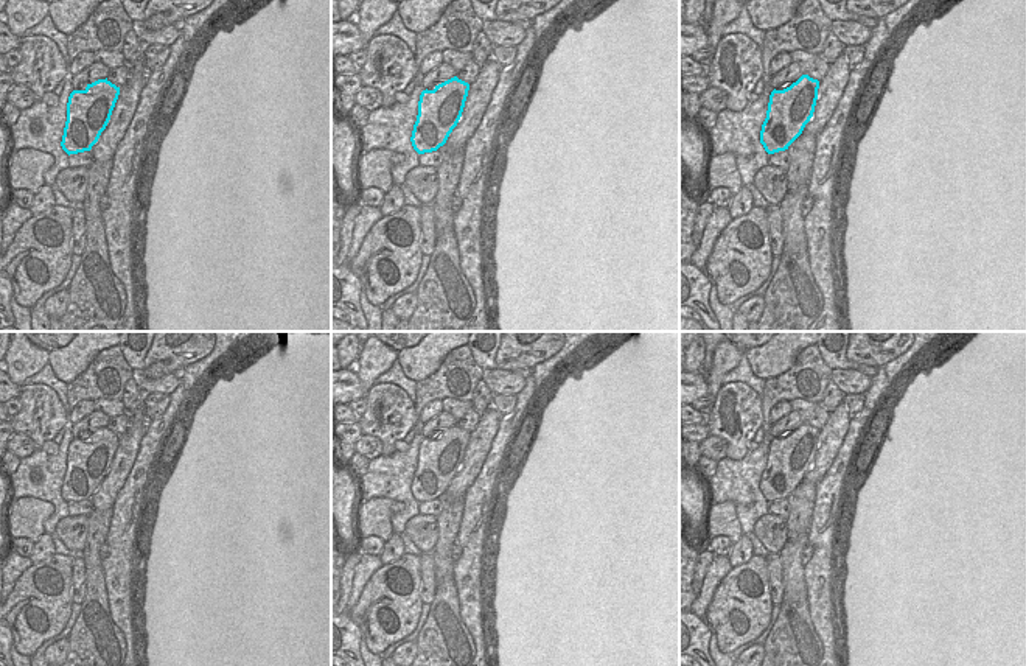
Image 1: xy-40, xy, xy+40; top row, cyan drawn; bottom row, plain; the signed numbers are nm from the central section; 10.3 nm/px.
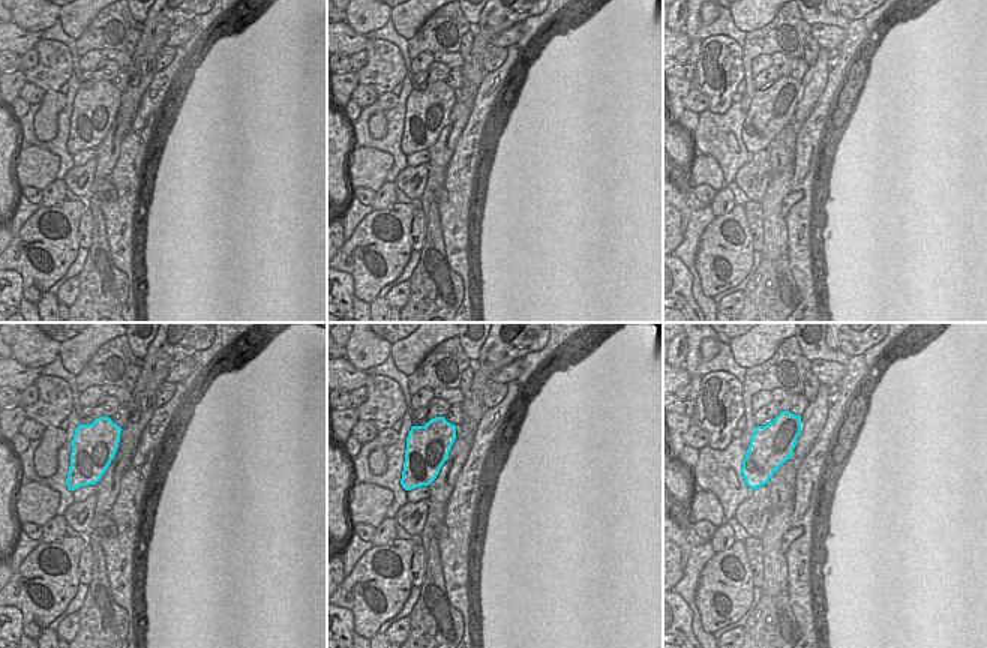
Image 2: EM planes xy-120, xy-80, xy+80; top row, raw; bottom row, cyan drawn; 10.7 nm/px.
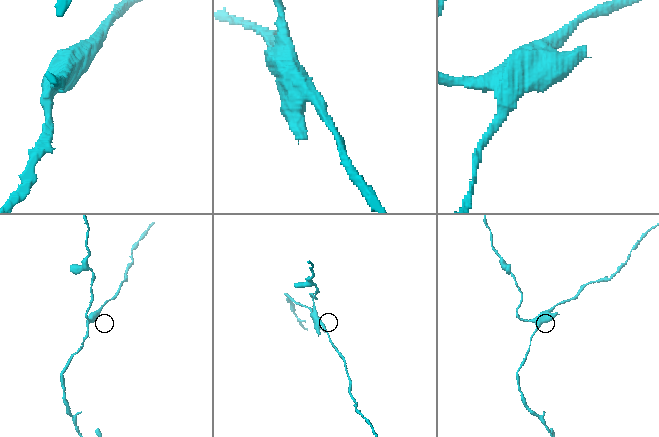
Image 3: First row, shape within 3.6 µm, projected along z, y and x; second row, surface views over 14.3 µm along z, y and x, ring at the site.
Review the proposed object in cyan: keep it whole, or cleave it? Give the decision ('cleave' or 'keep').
cleave

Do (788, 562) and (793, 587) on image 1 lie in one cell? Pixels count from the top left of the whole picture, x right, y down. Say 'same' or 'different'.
same

